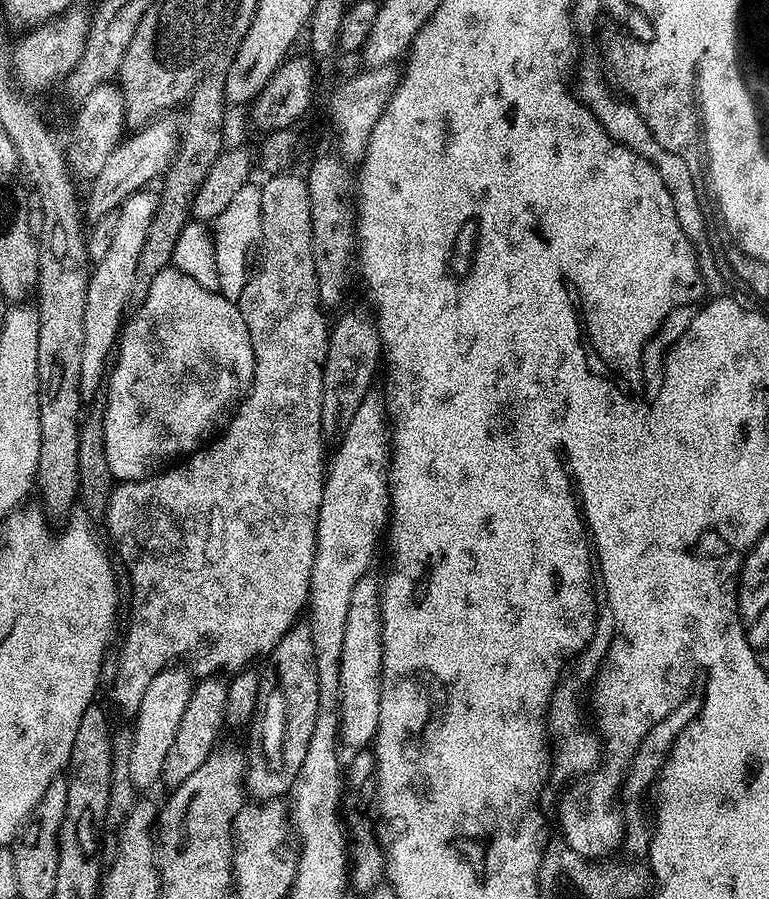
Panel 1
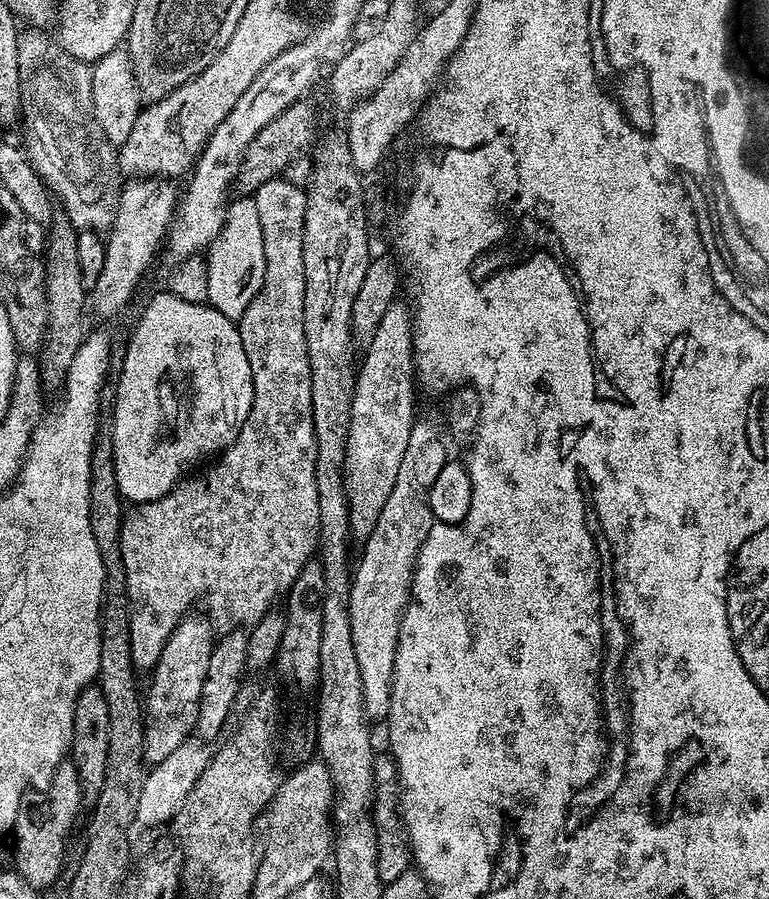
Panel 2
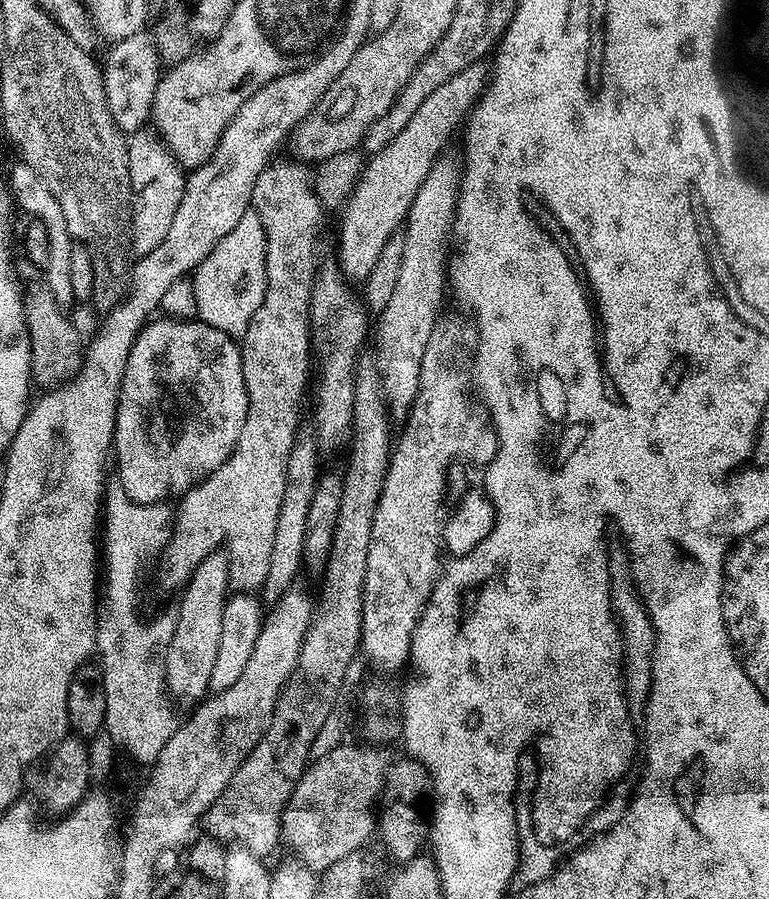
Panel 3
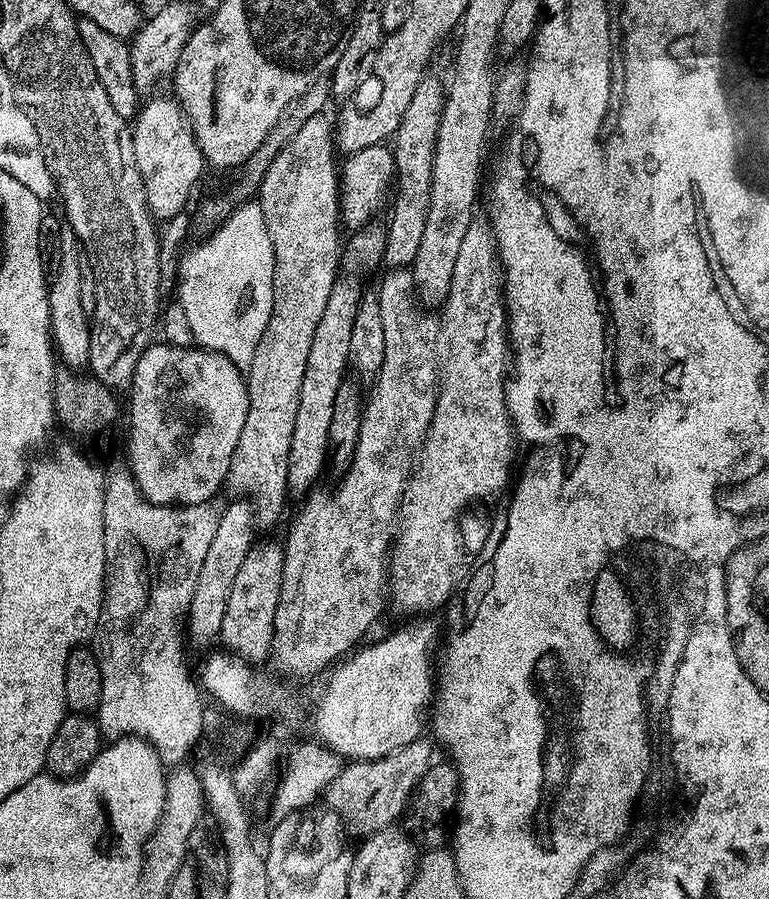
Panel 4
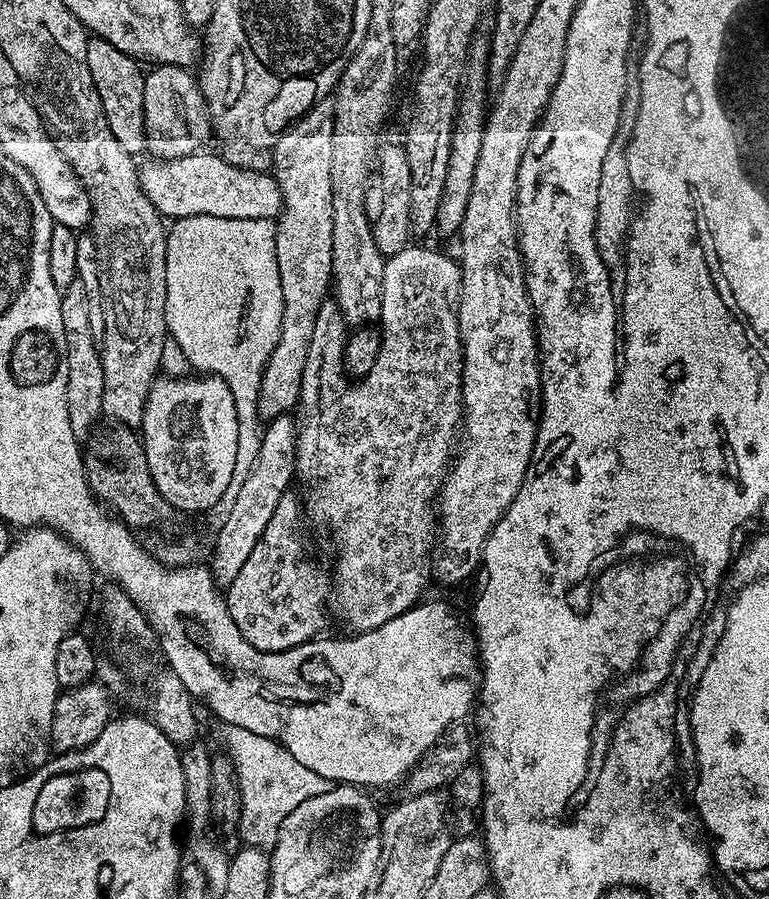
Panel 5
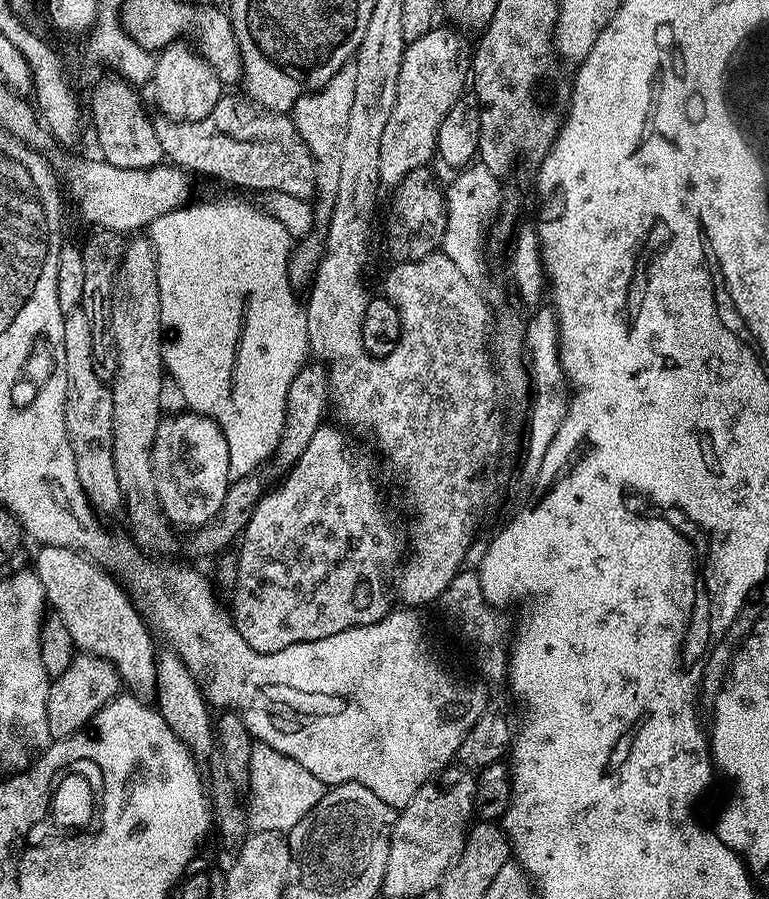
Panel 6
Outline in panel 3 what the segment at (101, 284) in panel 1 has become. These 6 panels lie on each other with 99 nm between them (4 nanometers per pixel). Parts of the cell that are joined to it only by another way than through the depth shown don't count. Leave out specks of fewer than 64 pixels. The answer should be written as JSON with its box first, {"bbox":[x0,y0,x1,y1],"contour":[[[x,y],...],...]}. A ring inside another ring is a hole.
{"bbox":[127,127,186,257],"contour":[[[142,127],[131,133],[127,137],[127,142],[128,161],[130,162],[130,186],[134,193],[132,197],[130,248],[137,257],[142,257],[150,254],[150,250],[154,250],[154,246],[161,244],[162,238],[166,238],[166,234],[170,231],[170,226],[174,223],[174,214],[178,210],[178,202],[182,202],[186,172],[185,169],[180,167],[180,163],[173,158],[171,150],[168,149],[167,144],[160,139],[155,131]]]}

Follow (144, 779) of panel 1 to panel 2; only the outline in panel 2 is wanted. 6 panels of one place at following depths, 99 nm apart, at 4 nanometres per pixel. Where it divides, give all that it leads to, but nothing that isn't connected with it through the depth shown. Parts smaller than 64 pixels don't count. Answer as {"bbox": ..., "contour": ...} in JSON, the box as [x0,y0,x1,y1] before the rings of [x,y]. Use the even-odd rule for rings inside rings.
{"bbox":[144,614,214,766],"contour":[[[189,614],[170,634],[160,655],[160,661],[151,669],[152,685],[146,692],[146,727],[144,729],[144,763],[151,766],[163,760],[184,741],[189,739],[196,724],[198,706],[202,694],[202,682],[206,682],[206,666],[210,666],[210,654],[214,643],[213,625],[207,615]]]}

